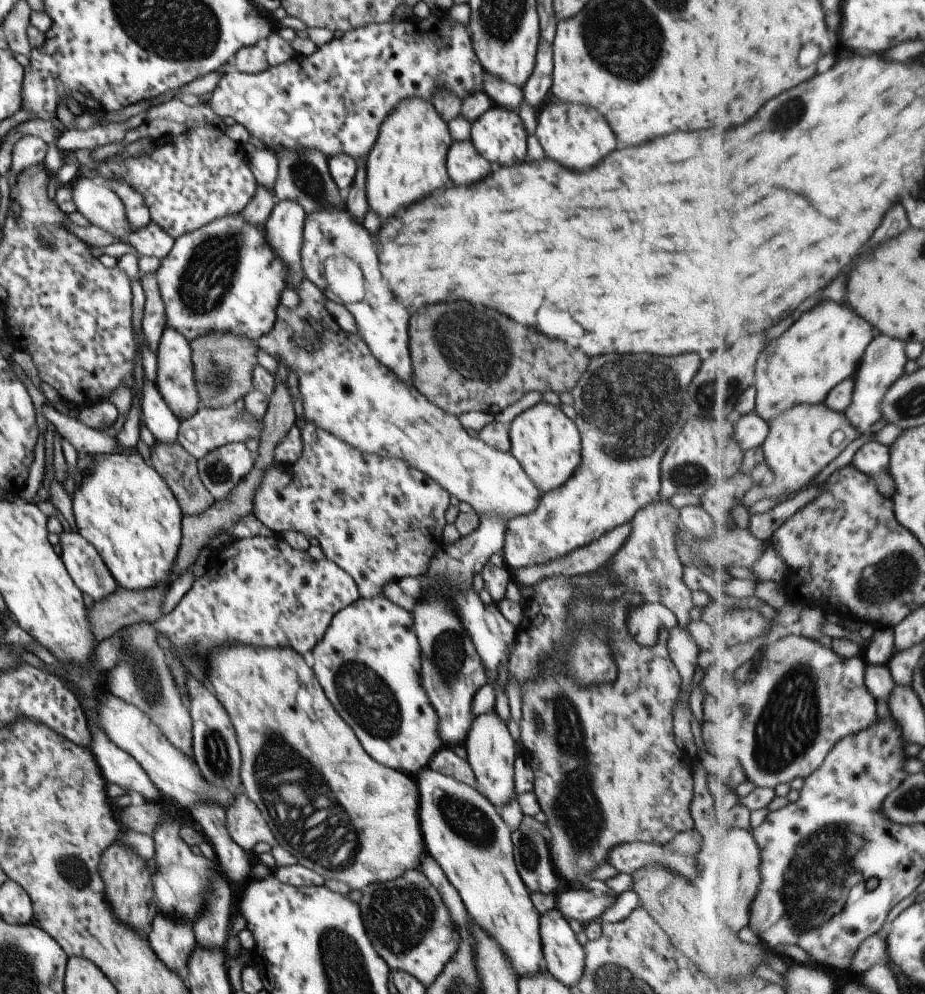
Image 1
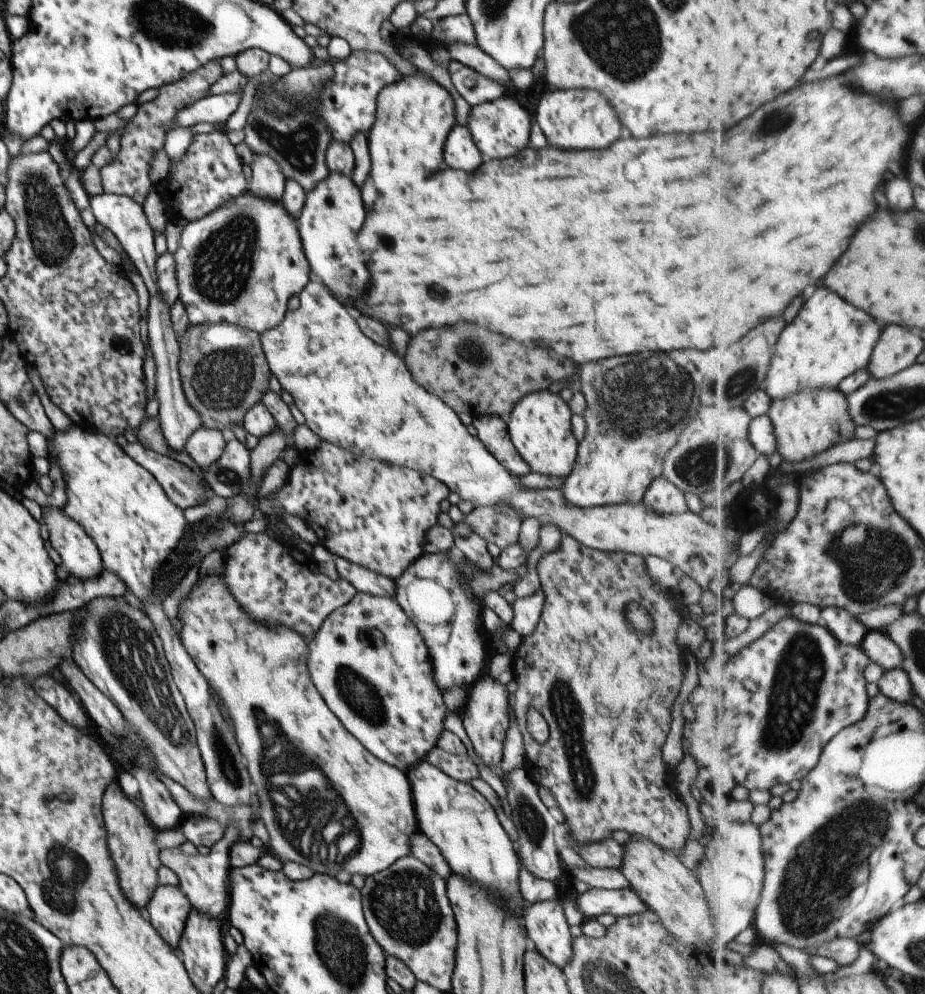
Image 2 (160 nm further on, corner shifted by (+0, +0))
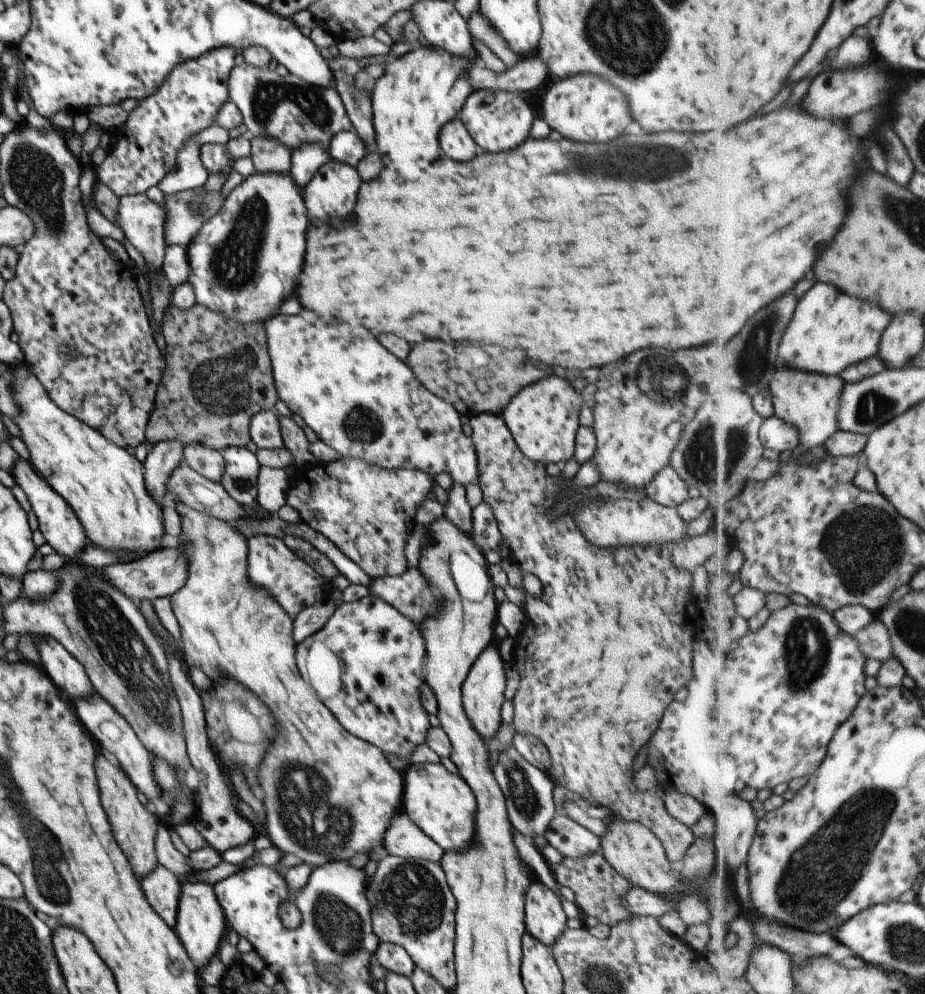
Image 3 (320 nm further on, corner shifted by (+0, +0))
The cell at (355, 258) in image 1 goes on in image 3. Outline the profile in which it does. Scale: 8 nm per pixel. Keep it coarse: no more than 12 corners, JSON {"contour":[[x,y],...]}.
{"contour":[[329,159],[302,188],[309,220],[345,220],[361,184]]}

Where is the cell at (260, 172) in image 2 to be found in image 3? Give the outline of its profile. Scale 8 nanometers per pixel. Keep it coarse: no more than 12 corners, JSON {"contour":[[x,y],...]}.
{"contour":[[267,135],[249,137],[257,173],[287,173],[290,148]]}

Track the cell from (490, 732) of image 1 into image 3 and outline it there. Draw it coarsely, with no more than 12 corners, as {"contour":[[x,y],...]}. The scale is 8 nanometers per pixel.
{"contour":[[495,643],[471,664],[463,710],[485,742],[504,720]]}

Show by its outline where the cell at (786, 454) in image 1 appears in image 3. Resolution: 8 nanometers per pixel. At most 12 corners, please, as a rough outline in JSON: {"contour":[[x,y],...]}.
{"contour":[[777,366],[776,415],[802,450],[833,436],[846,380]]}

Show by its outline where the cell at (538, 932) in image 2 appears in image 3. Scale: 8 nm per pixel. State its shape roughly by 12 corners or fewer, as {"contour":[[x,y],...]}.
{"contour":[[528,884],[525,931],[548,948],[566,927],[559,897]]}

